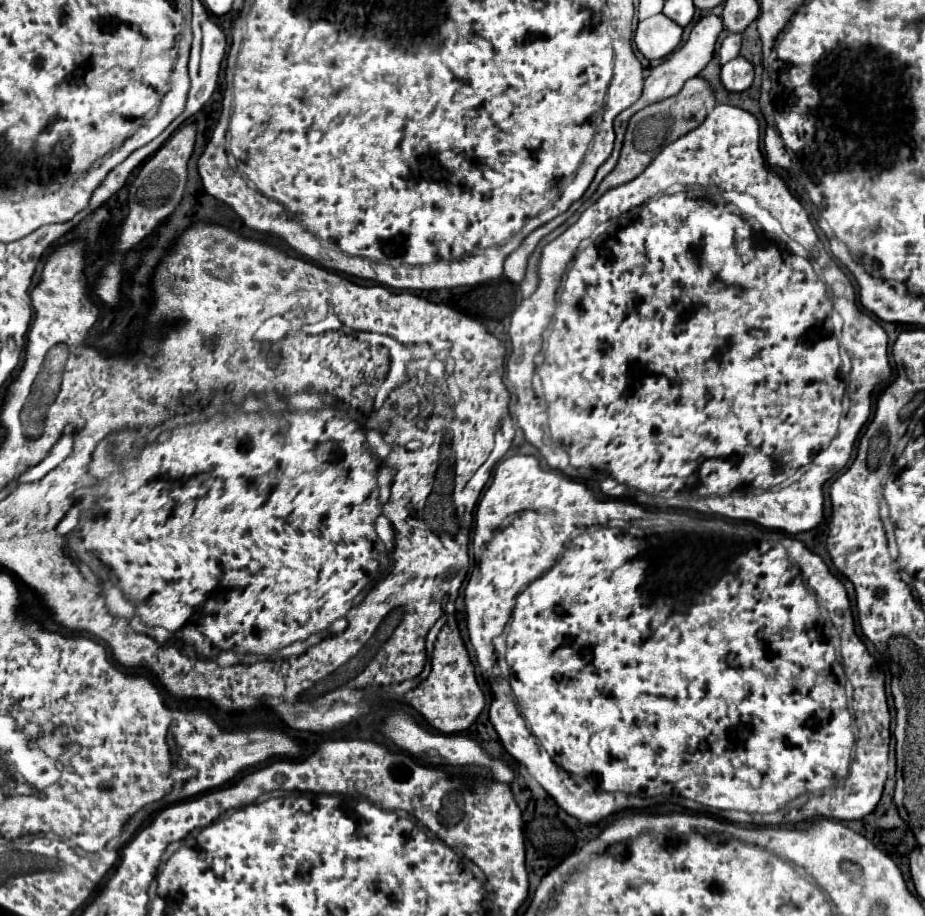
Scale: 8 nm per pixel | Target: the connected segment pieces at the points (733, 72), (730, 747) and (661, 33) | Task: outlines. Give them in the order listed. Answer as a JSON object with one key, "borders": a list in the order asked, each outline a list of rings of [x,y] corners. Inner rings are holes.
{"borders":[[[[735,57],[721,67],[721,81],[729,91],[745,91],[753,83],[753,65],[745,57]]],[[[571,483],[571,499],[567,499],[567,503],[551,503],[551,507],[545,503],[545,507],[527,507],[527,511],[517,511],[511,515],[511,519],[507,519],[507,523],[503,523],[503,527],[499,527],[499,531],[495,531],[495,535],[491,535],[489,543],[481,549],[481,553],[475,555],[475,569],[469,577],[469,583],[467,583],[467,589],[465,589],[465,605],[467,605],[467,627],[469,627],[469,639],[471,639],[471,645],[477,653],[478,668],[481,672],[481,677],[485,679],[485,683],[489,685],[491,689],[491,707],[489,707],[489,715],[491,715],[491,723],[495,727],[495,731],[499,733],[499,739],[505,747],[505,751],[509,751],[509,755],[519,761],[521,765],[525,765],[525,769],[529,771],[529,775],[547,791],[547,795],[561,807],[565,809],[571,817],[575,817],[577,821],[581,823],[587,823],[587,825],[593,825],[593,823],[599,823],[603,819],[607,819],[609,815],[613,813],[619,813],[623,809],[647,809],[655,803],[659,803],[661,799],[643,799],[643,797],[661,797],[661,795],[667,795],[667,797],[685,797],[683,799],[683,807],[689,809],[689,811],[697,811],[697,813],[705,813],[707,809],[705,807],[711,807],[711,809],[725,809],[725,811],[717,811],[719,817],[731,821],[731,823],[749,823],[749,825],[781,825],[781,823],[801,823],[801,821],[809,821],[809,819],[787,819],[787,813],[779,811],[783,809],[787,803],[799,799],[801,795],[813,795],[811,799],[807,799],[807,803],[803,803],[803,811],[807,811],[807,815],[815,815],[815,817],[823,817],[823,819],[839,819],[839,821],[859,821],[863,817],[867,817],[869,813],[875,811],[879,799],[881,799],[881,793],[883,793],[883,787],[885,787],[885,781],[887,781],[887,751],[889,751],[889,741],[891,741],[891,731],[889,731],[889,725],[891,725],[891,713],[889,713],[889,705],[887,705],[887,697],[885,697],[885,677],[879,675],[879,671],[873,671],[875,667],[875,657],[867,651],[865,643],[859,639],[859,635],[855,633],[855,621],[853,621],[853,615],[851,615],[851,601],[847,597],[847,589],[845,585],[835,577],[831,575],[829,567],[825,565],[825,561],[815,555],[813,551],[807,549],[807,545],[803,541],[789,536],[785,533],[779,533],[779,531],[769,531],[765,527],[759,527],[759,525],[735,525],[735,523],[729,523],[727,519],[721,519],[721,517],[711,517],[711,519],[699,519],[693,514],[682,511],[657,511],[645,508],[637,503],[627,503],[622,499],[599,499],[591,487],[587,487],[585,483]],[[828,618],[833,619],[835,627],[839,629],[839,651],[841,651],[841,657],[845,661],[845,669],[843,669],[843,663],[839,661],[839,655],[837,655],[837,649],[833,645],[833,625],[829,623]],[[509,623],[509,631],[507,631],[507,663],[509,663],[509,681],[501,675],[501,669],[497,665],[497,653],[495,653],[495,647],[493,647],[493,639],[499,637],[503,631],[505,631],[505,625]],[[845,671],[847,671],[847,677],[853,685],[853,711],[855,711],[855,725],[857,725],[857,731],[859,731],[859,739],[857,739],[857,745],[855,745],[855,733],[853,733],[853,719],[851,719],[851,713],[847,709],[847,695],[845,695]]],[[[663,13],[639,21],[635,31],[635,45],[647,59],[663,59],[673,53],[683,37],[683,27]]]]}

